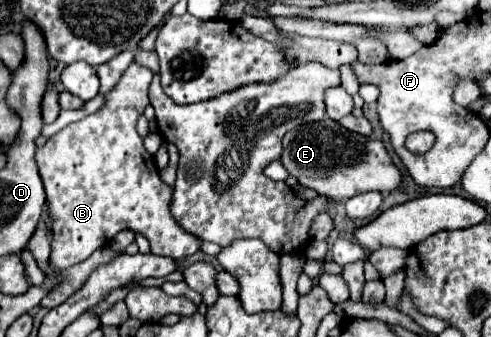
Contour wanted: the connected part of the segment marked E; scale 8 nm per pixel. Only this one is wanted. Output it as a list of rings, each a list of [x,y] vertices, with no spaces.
[[[331,118],[287,132],[283,138],[281,162],[301,186],[313,188],[317,194],[337,202],[345,202],[363,192],[381,192],[385,196],[403,184],[401,170],[379,138],[355,134]]]

